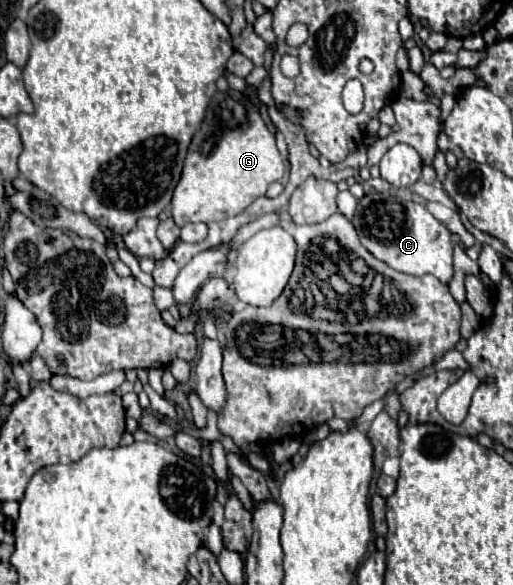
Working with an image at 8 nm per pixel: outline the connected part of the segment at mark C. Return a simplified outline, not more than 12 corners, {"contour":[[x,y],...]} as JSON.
{"contour":[[391,192],[357,202],[361,244],[411,276],[453,278],[451,232]]}

